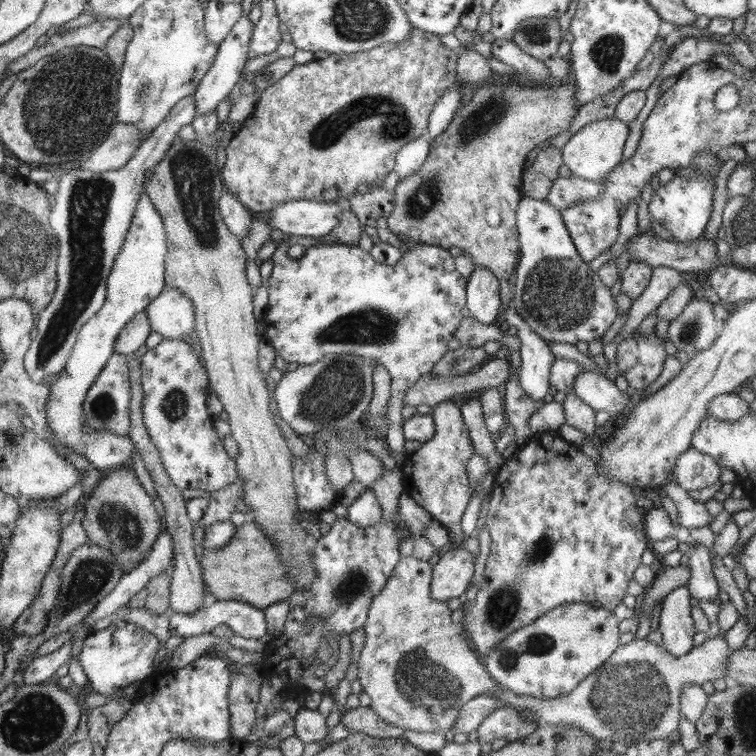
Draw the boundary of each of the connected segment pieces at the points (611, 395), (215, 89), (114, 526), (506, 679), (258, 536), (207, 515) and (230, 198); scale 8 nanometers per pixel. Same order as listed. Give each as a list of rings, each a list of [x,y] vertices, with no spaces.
[[[582,371],[576,376],[573,384],[573,392],[584,403],[588,404],[595,412],[608,412],[612,419],[617,414],[622,414],[636,398],[630,397],[627,392],[623,394],[618,390],[615,382],[606,378],[604,372]]]
[[[241,15],[241,18],[233,24],[228,36],[219,44],[216,58],[210,67],[210,70],[201,78],[198,88],[195,90],[195,114],[208,114],[215,112],[216,107],[222,102],[236,82],[242,78],[242,72],[249,67],[248,49],[252,38],[254,23],[250,22],[248,15]]]
[[[122,468],[99,481],[92,493],[85,497],[86,512],[81,520],[90,545],[110,550],[124,573],[140,564],[164,530],[160,515],[138,481],[133,470]]]
[[[586,602],[566,603],[510,633],[487,658],[481,658],[489,675],[506,690],[520,696],[548,699],[570,694],[585,676],[602,666],[620,646],[619,620],[612,611]]]
[[[254,521],[237,526],[232,540],[221,549],[213,551],[201,548],[199,557],[205,590],[216,601],[244,602],[264,610],[284,601],[295,590],[295,585],[287,576],[287,568],[279,559],[273,540]]]
[[[237,477],[226,488],[210,493],[208,508],[199,522],[208,527],[213,522],[229,520],[231,514],[236,511],[236,500],[240,498],[243,499],[243,480]]]
[[[227,190],[221,192],[218,204],[223,221],[230,232],[240,240],[246,238],[252,222],[252,216],[248,209]]]

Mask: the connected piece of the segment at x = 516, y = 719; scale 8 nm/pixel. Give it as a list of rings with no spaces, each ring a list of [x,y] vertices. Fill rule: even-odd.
[[[501,704],[480,723],[476,733],[481,742],[492,742],[496,738],[513,741],[523,739],[538,727],[536,721],[521,718],[512,706]]]

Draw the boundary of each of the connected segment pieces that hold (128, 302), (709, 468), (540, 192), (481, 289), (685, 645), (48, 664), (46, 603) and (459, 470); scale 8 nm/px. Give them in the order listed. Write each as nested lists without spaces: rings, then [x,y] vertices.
[[[144,188],[144,193],[137,200],[136,210],[120,252],[115,256],[114,266],[111,266],[104,304],[94,317],[82,326],[74,350],[64,370],[58,374],[56,382],[47,385],[50,388],[50,396],[45,410],[46,418],[55,440],[85,457],[98,471],[132,460],[132,449],[135,444],[129,436],[118,436],[103,430],[91,431],[85,425],[82,403],[86,399],[86,393],[96,381],[98,373],[115,354],[114,346],[118,342],[118,334],[122,332],[122,328],[125,328],[126,323],[130,322],[135,314],[144,311],[166,288],[165,256],[168,245],[165,232],[162,217],[150,202]]]
[[[690,448],[676,459],[674,478],[685,491],[699,491],[718,482],[721,468],[714,458]]]
[[[543,148],[522,175],[521,191],[524,196],[544,201],[558,178],[558,169],[562,164],[563,156],[560,149]]]
[[[475,265],[467,279],[466,294],[469,314],[474,319],[484,324],[499,322],[502,291],[490,269]]]
[[[678,588],[669,592],[662,601],[659,629],[662,632],[663,646],[675,657],[687,655],[694,648],[692,640],[697,631],[691,615],[690,597],[690,591],[687,588]]]
[[[70,629],[69,641],[59,647],[58,650],[44,656],[33,657],[23,672],[24,685],[43,684],[50,682],[50,678],[56,674],[56,670],[65,662],[69,662],[73,642],[75,641],[75,631]]]
[[[54,568],[46,573],[41,590],[30,607],[22,613],[13,624],[13,634],[38,635],[44,632],[48,624],[49,614],[54,611],[61,587],[61,574]]]
[[[443,401],[432,408],[430,415],[435,424],[434,436],[429,441],[423,442],[415,453],[407,454],[401,467],[404,491],[427,510],[434,520],[451,532],[452,546],[461,546],[466,538],[461,529],[462,515],[474,495],[484,498],[486,493],[492,490],[495,476],[488,472],[479,484],[475,486],[469,484],[466,468],[476,452],[463,421],[461,409],[454,402]]]

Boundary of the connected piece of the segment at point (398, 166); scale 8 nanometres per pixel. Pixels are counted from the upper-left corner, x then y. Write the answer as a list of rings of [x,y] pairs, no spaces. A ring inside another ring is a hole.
[[[426,136],[415,138],[412,142],[407,142],[395,156],[394,172],[400,179],[414,174],[426,160],[430,152],[431,141]]]

